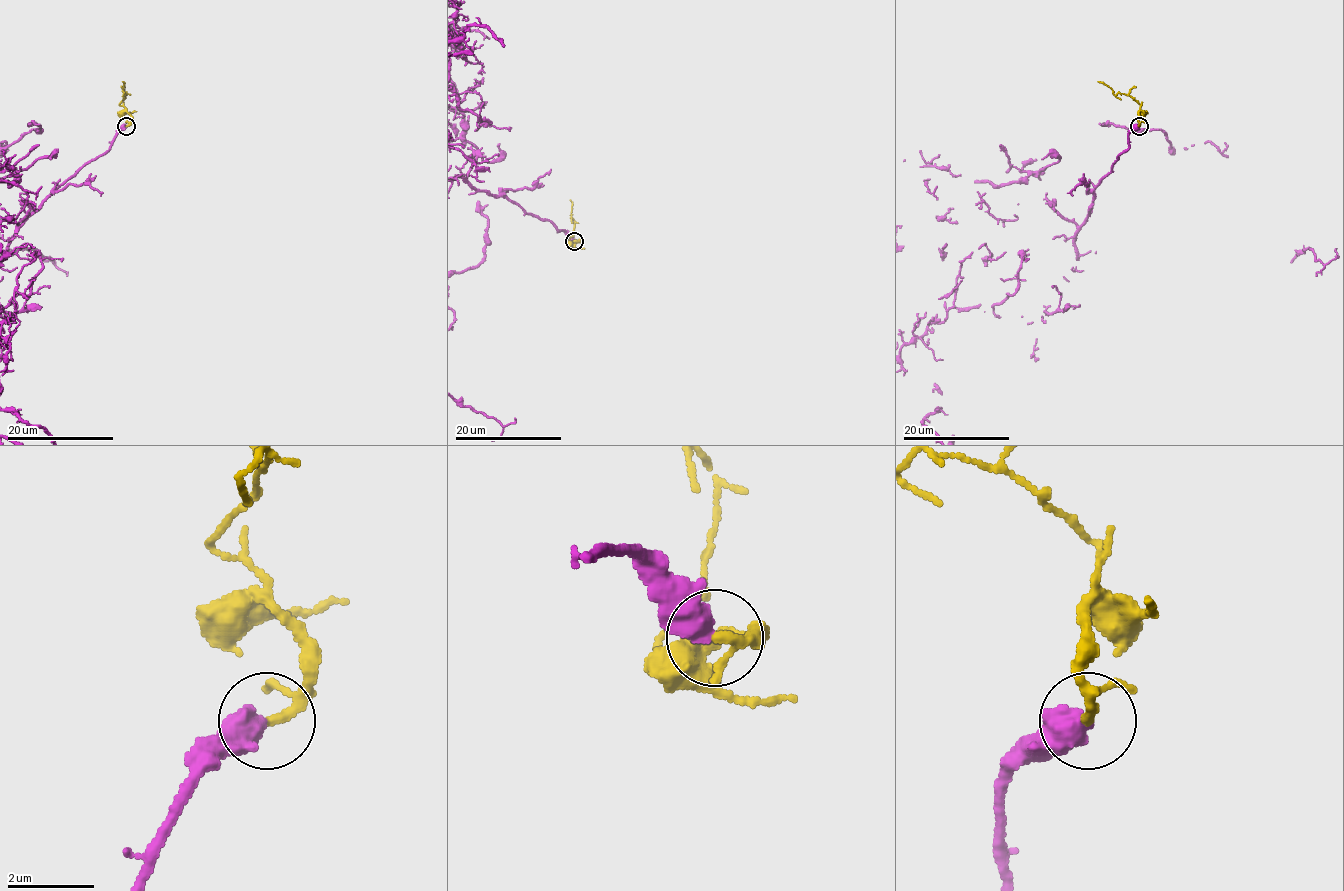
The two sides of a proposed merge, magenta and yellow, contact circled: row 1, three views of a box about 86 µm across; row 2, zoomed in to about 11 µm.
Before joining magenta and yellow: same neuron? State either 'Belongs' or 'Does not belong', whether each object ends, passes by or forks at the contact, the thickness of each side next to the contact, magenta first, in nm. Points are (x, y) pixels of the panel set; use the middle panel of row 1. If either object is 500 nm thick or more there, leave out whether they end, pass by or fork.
Belongs. Thickness 600 nm (magenta) against 170 nm

